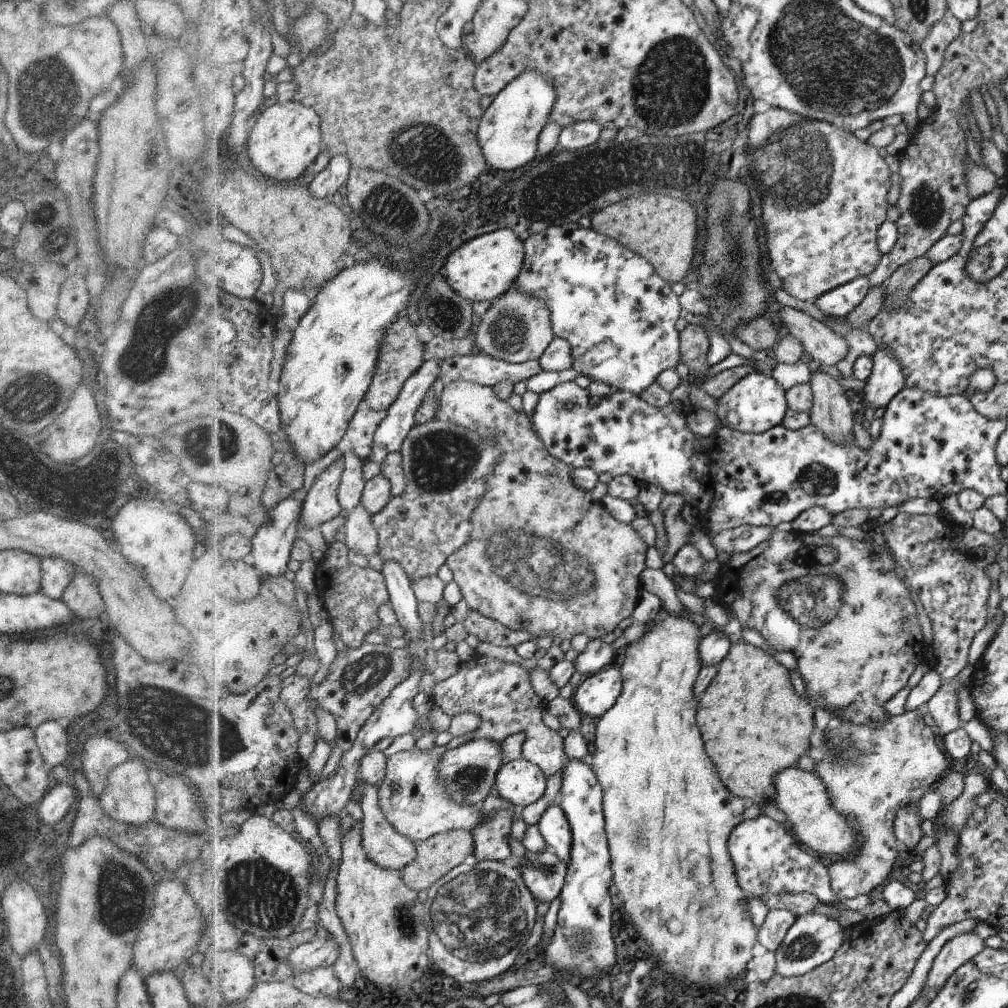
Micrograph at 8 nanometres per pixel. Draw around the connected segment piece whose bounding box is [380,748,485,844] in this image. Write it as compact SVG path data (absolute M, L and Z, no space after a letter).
M413 748L389 758L389 773L380 786L381 805L388 820L404 835L419 844L440 833L456 829L470 831L485 822L477 806L458 804L447 791L441 775L441 755Z

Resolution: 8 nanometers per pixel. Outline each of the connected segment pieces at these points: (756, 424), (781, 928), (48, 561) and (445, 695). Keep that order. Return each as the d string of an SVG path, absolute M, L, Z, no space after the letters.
M750 373L717 399L717 417L721 426L731 430L760 434L782 424L788 412L787 400L785 388L772 374Z
M769 910L764 924L757 932L757 942L774 953L794 922L796 917L789 910Z
M46 557L41 562L41 587L48 598L61 599L68 584L76 576L76 568L60 558Z
M477 656L460 663L457 673L439 683L430 693L433 704L445 710L452 718L462 713L480 717L479 727L471 732L471 740L484 739L502 744L506 737L524 733L521 758L538 765L545 776L560 771L570 760L563 749L563 740L558 731L553 731L542 722L542 700L532 690L526 667L505 663L488 657Z

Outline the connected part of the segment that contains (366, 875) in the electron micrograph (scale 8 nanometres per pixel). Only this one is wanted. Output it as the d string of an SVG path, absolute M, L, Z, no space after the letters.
M360 823L342 838L343 857L338 875L337 909L351 938L361 968L361 977L376 982L378 986L406 988L422 980L424 974L432 968L430 954L434 926L431 922L431 912L421 900L421 893L406 884L402 871L384 868L366 854L362 833Z

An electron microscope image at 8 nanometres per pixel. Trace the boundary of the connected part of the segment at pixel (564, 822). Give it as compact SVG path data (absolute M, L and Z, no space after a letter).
M558 802L552 803L542 813L537 825L548 848L552 848L568 864L573 836L569 830L568 819Z

